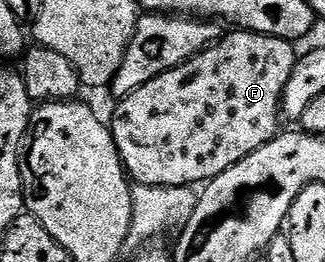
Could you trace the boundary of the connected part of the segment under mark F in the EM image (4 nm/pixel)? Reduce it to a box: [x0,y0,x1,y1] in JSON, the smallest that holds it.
[110,30,298,188]

